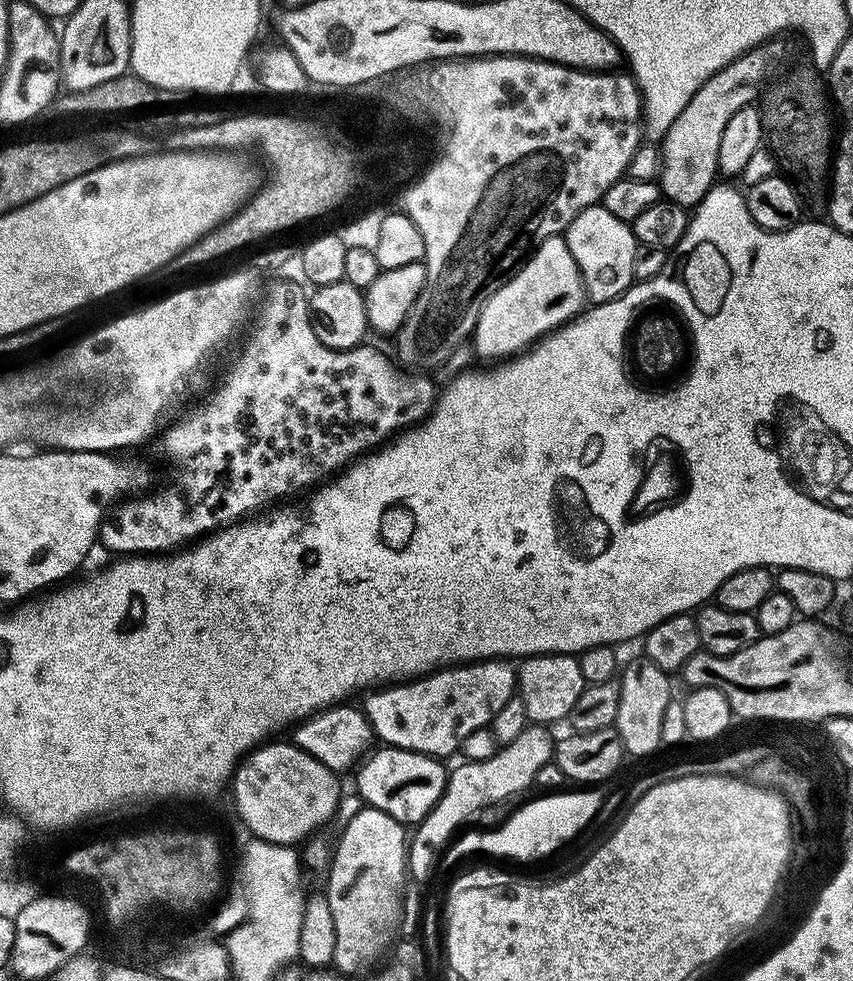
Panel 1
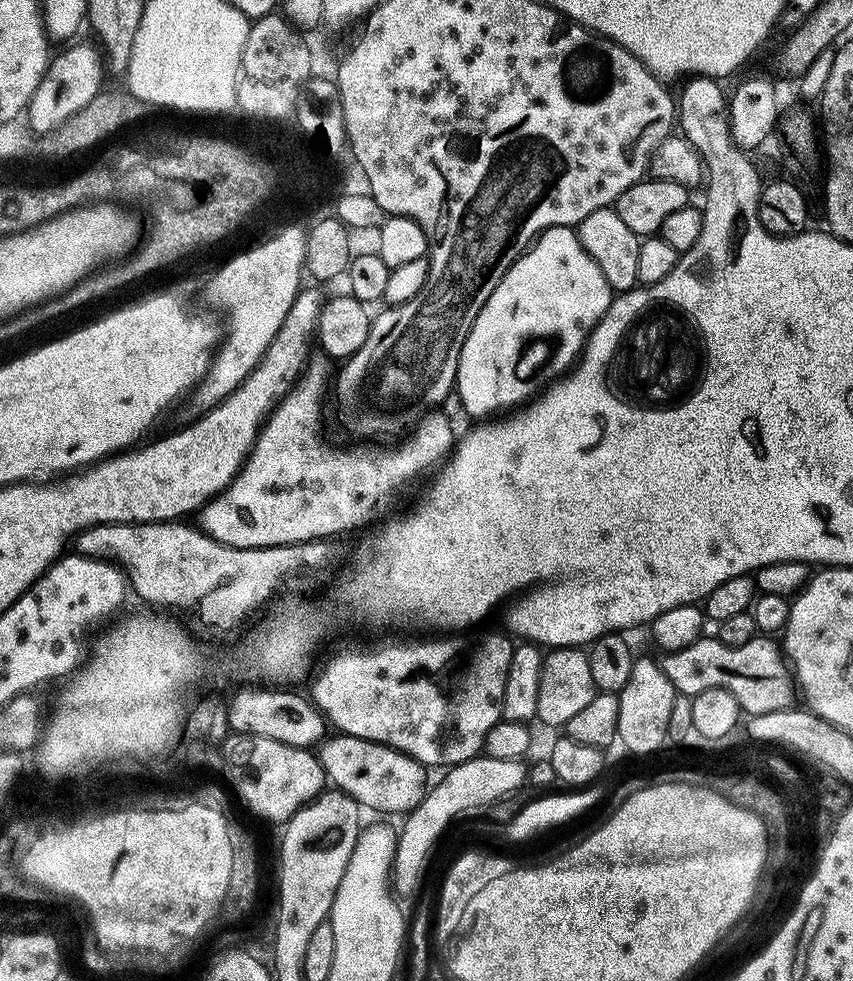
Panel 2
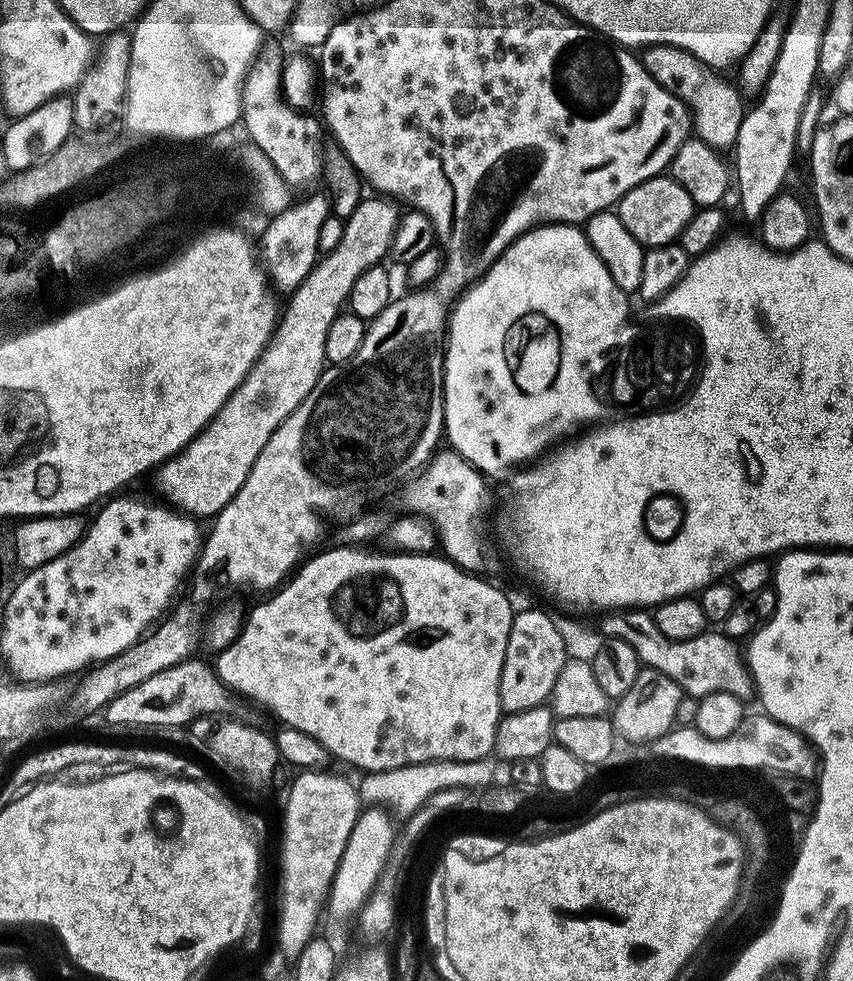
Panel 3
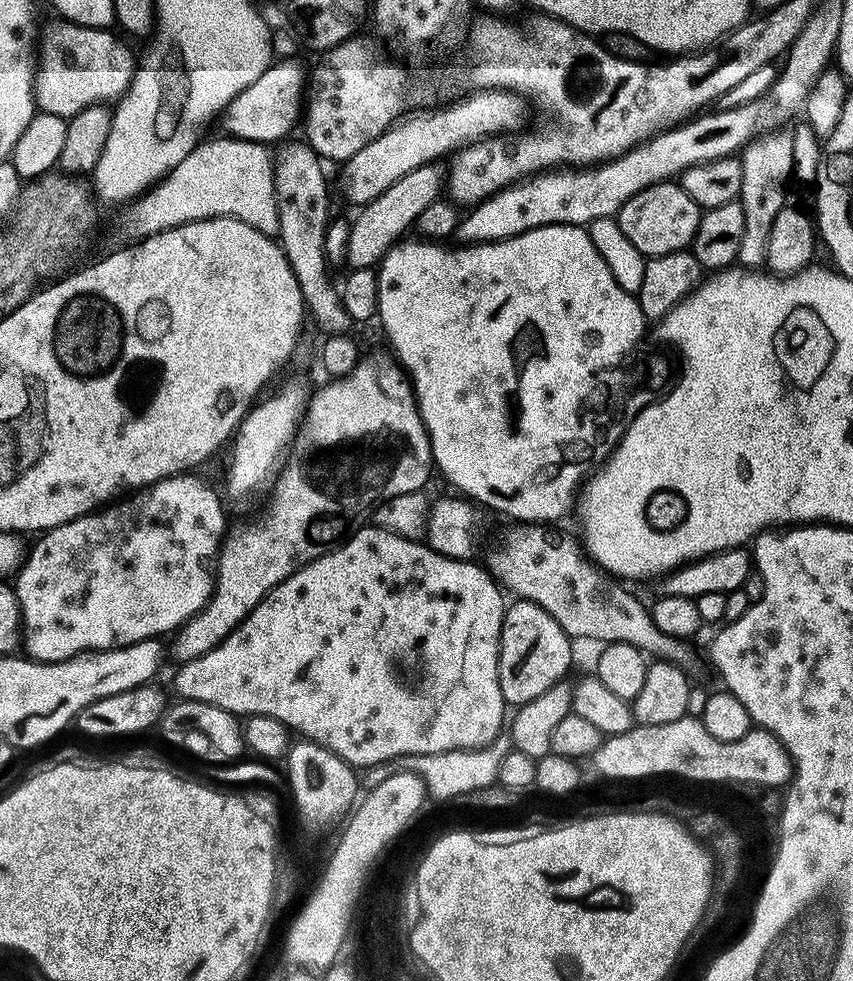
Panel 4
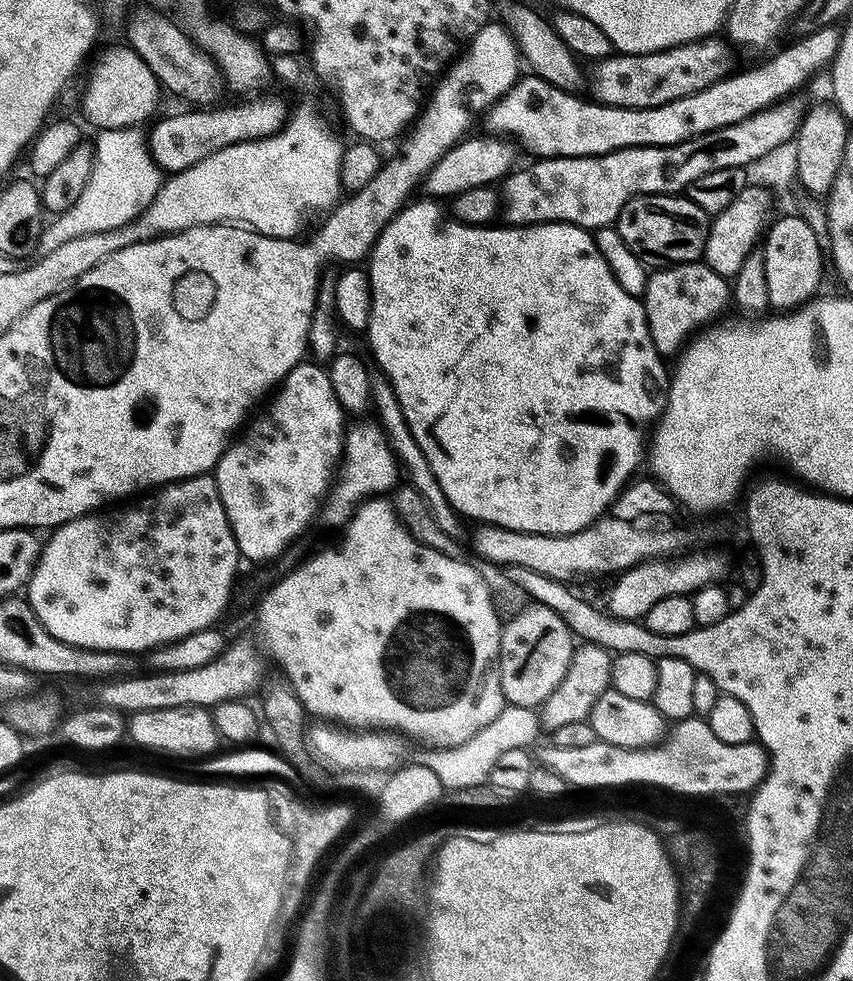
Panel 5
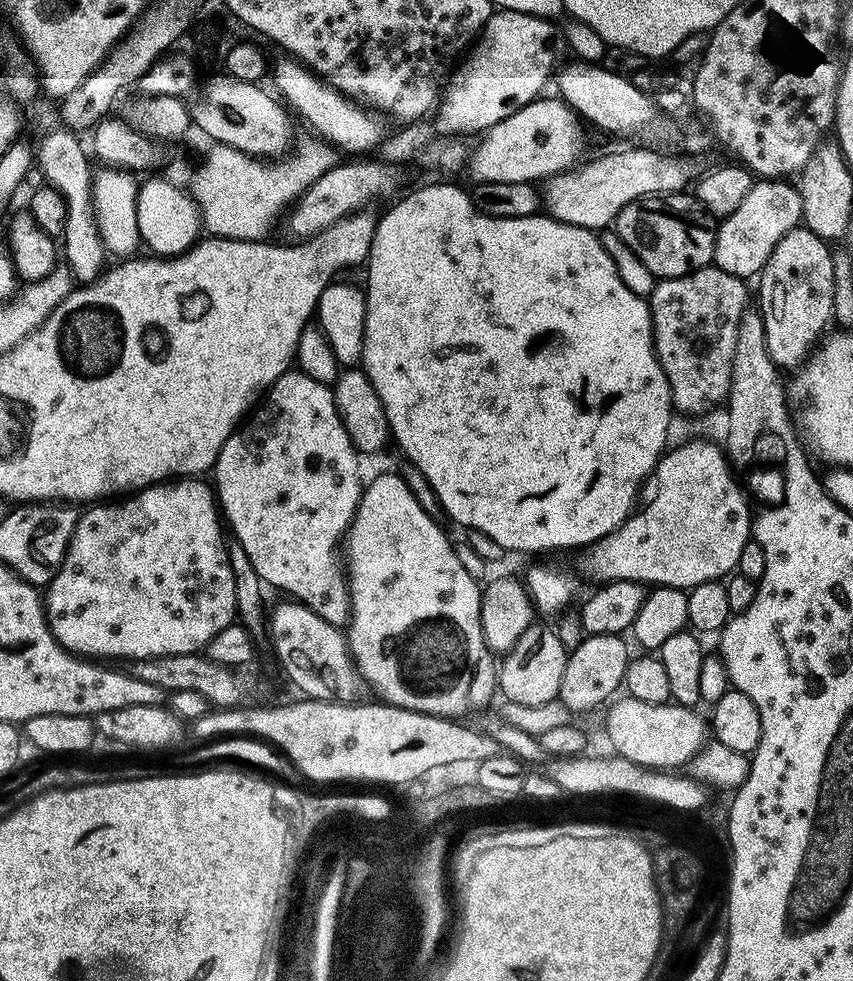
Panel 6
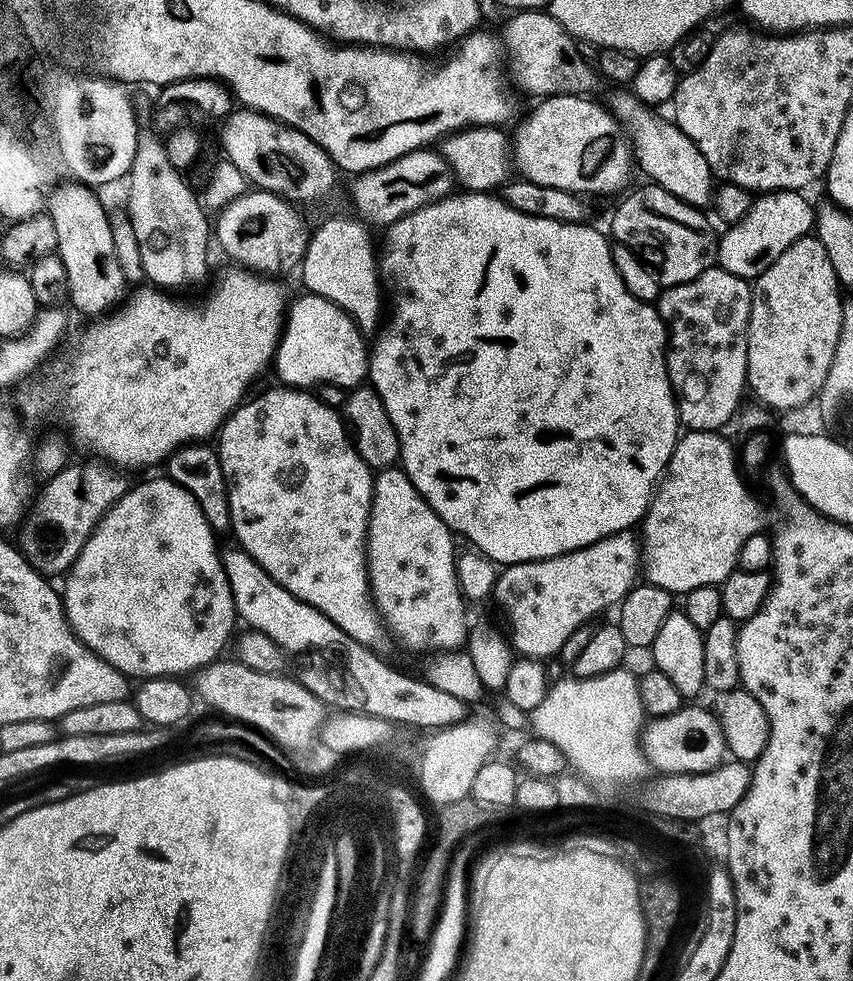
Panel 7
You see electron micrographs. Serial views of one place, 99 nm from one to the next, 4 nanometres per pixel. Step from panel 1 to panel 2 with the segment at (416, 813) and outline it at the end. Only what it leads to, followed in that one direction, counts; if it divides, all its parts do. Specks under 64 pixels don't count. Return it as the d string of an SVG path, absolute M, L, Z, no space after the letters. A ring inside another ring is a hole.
M343 734L333 735L319 745L318 759L329 783L337 791L354 798L360 803L361 809L367 811L369 808L372 812L403 817L412 813L430 791L429 769L398 750L369 740Z

